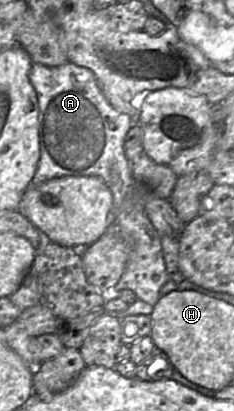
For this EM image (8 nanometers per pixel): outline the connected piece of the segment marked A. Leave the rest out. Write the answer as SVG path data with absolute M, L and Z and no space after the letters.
M67 62L63 65L55 66L55 67L47 67L42 64L33 63L31 66L31 70L29 72L29 81L32 84L37 94L38 107L39 107L39 146L40 146L40 158L39 158L36 172L31 181L31 187L38 186L54 178L60 178L60 177L65 177L65 176L98 176L100 177L104 181L104 183L107 185L109 190L111 191L111 194L113 197L112 207L115 211L116 217L112 218L111 223L116 224L116 227L114 227L114 229L117 229L118 232L130 244L130 254L129 254L129 258L126 264L125 271L122 274L122 277L120 278L120 280L118 281L115 287L102 292L104 302L109 301L110 299L114 297L118 297L118 292L120 290L130 289L136 294L138 299L154 306L159 300L159 298L161 297L160 290L162 286L169 280L169 278L168 278L168 273L167 273L163 251L162 251L161 236L159 235L159 233L157 232L157 230L155 229L155 227L153 226L152 222L149 220L145 212L145 208L143 207L143 204L142 204L142 198L139 192L138 184L132 176L131 164L126 158L126 155L124 152L125 136L135 121L133 121L133 119L127 114L123 114L117 111L108 102L108 100L106 99L106 97L101 91L101 88L96 80L95 75L93 74L91 70L85 67L77 66L71 62Z

